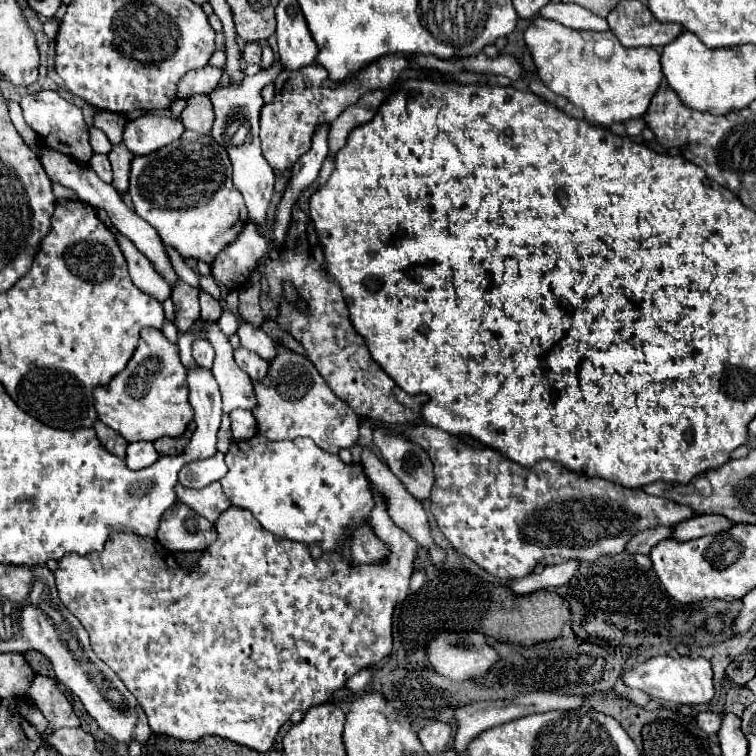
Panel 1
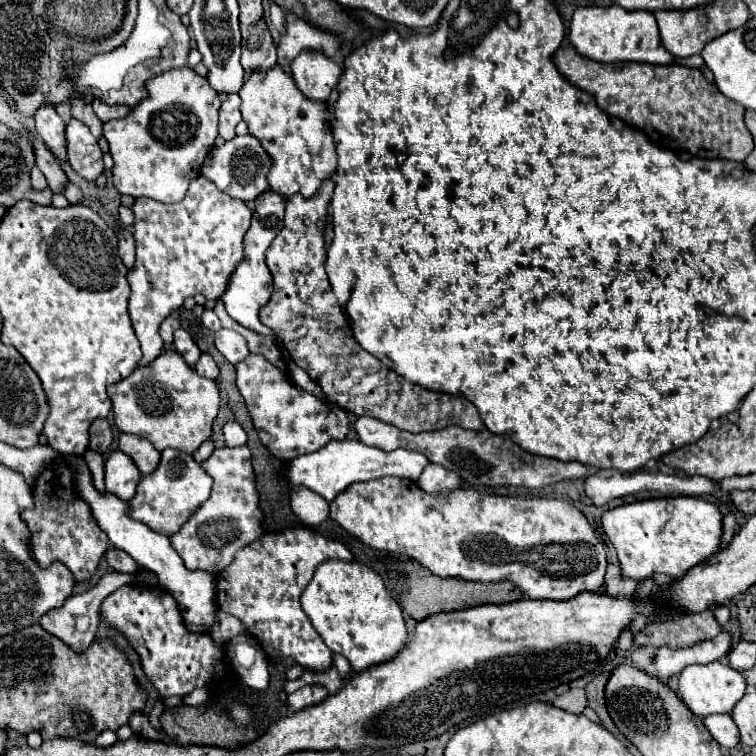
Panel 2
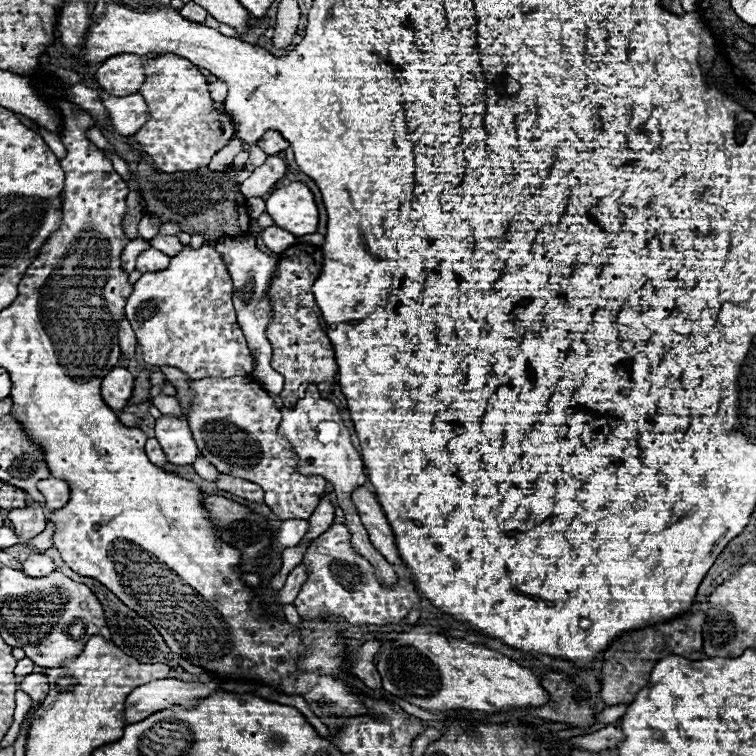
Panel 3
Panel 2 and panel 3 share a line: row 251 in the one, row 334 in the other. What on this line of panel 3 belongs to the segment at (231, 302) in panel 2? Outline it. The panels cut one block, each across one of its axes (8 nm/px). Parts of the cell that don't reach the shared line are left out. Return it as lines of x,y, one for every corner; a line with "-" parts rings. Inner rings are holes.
246,234
246,236
226,236
222,240
216,242
218,252
222,254
222,258
226,258
226,266
232,274
234,280
234,308
236,308
236,316
238,316
238,324
246,336
248,348
254,356
254,370
252,370
252,378
258,380
262,384
262,388
270,394
280,394
284,388
284,378
270,366
272,362
272,346
266,338
266,328
268,322
272,318
272,306
268,300
268,288
270,282
274,278
276,266
278,266
278,258
276,256
268,256
264,252
260,252
256,248
254,242
256,236

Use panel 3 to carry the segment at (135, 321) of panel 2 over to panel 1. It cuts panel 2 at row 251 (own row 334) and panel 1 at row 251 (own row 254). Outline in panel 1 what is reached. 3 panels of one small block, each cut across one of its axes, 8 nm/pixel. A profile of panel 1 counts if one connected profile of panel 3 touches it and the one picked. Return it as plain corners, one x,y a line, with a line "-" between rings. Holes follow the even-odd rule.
186,130
176,142
160,148
154,154
136,156
132,160
130,198
136,214
156,228
158,236
166,246
174,248
184,260
192,258
212,264
216,254
226,248
248,224
246,204
242,200
242,194
234,188
230,176
232,166
226,148
222,148
212,136
202,136
198,132

